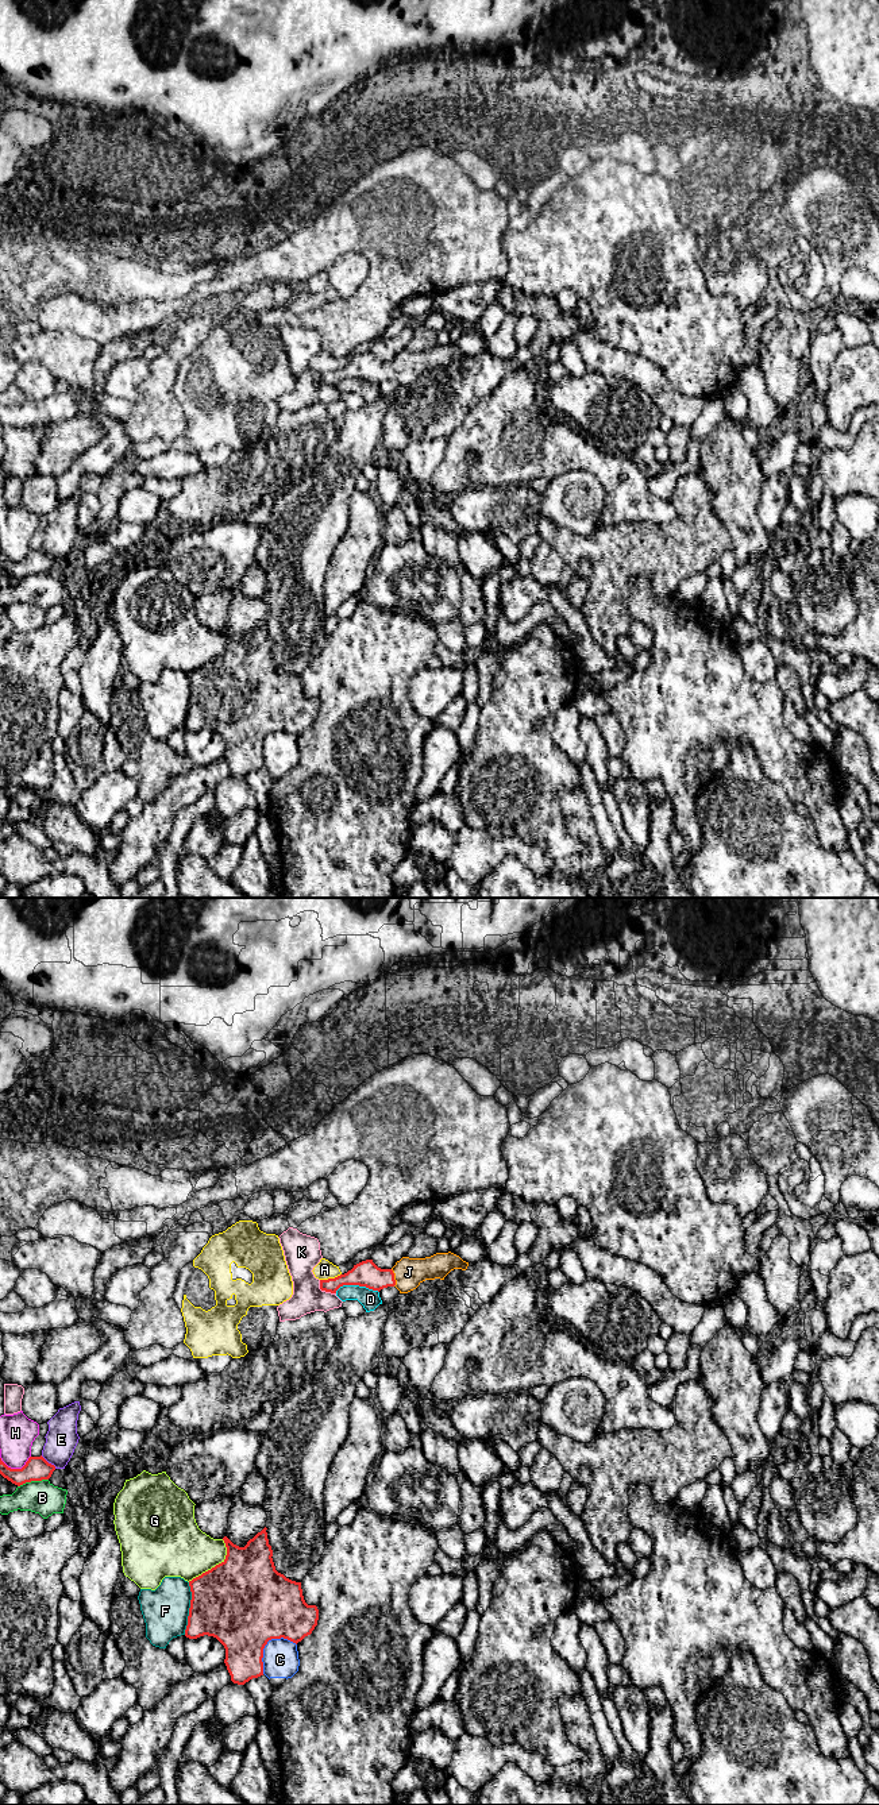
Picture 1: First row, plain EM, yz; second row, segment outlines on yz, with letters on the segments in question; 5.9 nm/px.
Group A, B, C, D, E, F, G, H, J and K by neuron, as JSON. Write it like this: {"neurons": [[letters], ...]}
{"neurons": [["A"], ["B"], ["C"], ["D"], ["E"], ["F"], ["G"], ["H"], ["J"], ["K"]]}

